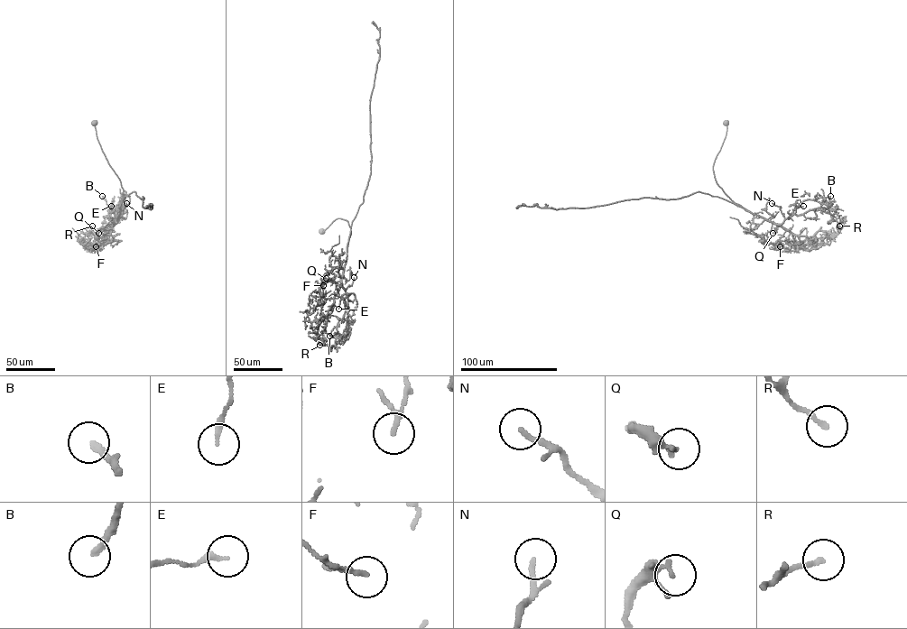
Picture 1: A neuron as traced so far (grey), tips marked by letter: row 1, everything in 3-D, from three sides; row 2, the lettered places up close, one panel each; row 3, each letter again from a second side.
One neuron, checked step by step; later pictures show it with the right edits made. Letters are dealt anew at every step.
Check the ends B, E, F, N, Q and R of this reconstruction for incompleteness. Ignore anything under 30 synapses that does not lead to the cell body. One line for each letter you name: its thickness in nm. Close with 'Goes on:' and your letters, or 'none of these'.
Q: calibre 180 nm
Goes on: Q

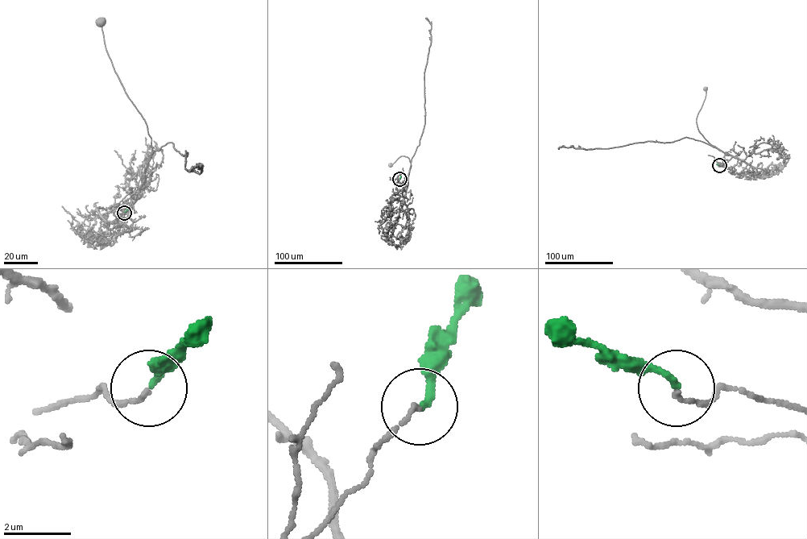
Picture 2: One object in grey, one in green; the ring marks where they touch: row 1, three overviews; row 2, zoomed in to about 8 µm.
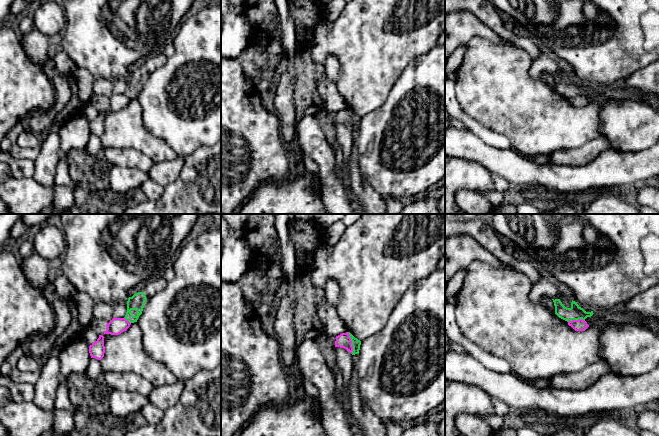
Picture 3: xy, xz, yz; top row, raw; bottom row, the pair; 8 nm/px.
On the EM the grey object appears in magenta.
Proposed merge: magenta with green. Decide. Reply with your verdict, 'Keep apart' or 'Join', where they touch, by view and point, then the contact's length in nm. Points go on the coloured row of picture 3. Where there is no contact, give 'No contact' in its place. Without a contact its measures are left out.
Keep apart. Touches magenta at xz (351, 343). Shared border 180 nm

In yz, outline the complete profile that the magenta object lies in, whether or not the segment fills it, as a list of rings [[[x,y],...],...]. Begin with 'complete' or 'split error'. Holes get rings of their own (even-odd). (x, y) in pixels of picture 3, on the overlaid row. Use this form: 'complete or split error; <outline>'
complete; [[[572,320],[568,321],[568,325],[571,326],[575,331],[585,331],[589,325],[585,320]]]

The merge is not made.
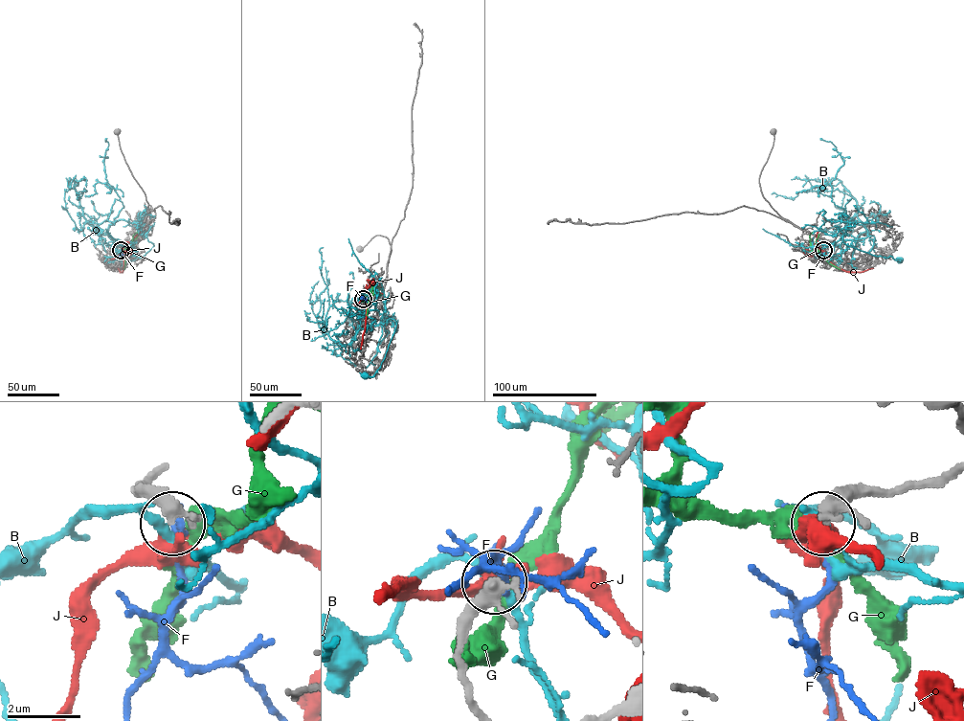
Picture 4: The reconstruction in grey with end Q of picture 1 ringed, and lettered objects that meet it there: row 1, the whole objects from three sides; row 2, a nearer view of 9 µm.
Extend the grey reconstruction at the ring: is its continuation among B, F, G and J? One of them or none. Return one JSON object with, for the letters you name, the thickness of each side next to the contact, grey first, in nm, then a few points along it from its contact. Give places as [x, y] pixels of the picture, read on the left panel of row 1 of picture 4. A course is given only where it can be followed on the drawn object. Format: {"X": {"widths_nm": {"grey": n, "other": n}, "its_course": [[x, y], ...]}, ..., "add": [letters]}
{"F": {"widths_nm": {"grey": 320, "other": 140}}, "add": ["F"]}

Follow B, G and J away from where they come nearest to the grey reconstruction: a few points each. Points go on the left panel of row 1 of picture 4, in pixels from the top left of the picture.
B: (121, 251), (107, 234), (121, 219), (135, 222), (153, 244), (141, 257), (123, 259)
G: (121, 250), (132, 244), (123, 269)
J: (122, 250), (125, 252), (123, 271), (118, 268)

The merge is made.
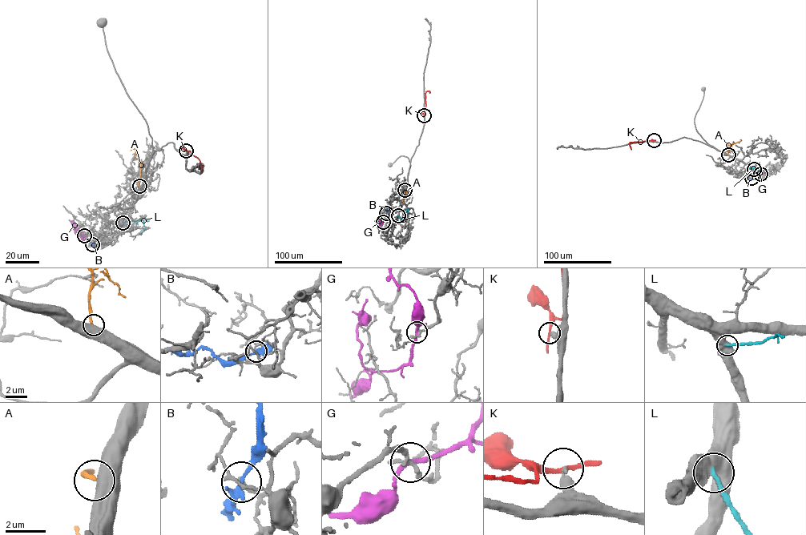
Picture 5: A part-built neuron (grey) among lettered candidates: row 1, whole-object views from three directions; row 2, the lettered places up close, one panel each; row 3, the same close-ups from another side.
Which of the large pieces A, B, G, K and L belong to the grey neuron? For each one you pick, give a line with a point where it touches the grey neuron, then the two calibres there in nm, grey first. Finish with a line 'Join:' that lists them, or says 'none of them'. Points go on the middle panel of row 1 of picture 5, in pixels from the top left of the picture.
A: meets grey at (405, 190); 650 nm thick on the grey side, 190 nm on the other
Join: A

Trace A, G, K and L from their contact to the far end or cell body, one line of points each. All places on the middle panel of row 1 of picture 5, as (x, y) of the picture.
A: (405, 190), (405, 199), (401, 203)
G: (383, 222), (380, 212)
K: (424, 115), (425, 93), (429, 93)
L: (398, 215), (403, 219), (407, 213), (405, 210)

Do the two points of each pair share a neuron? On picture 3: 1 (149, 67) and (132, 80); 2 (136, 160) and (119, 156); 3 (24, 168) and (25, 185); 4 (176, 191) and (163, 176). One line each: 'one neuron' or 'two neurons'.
1: one neuron
2: one neuron
3: two neurons
4: two neurons

